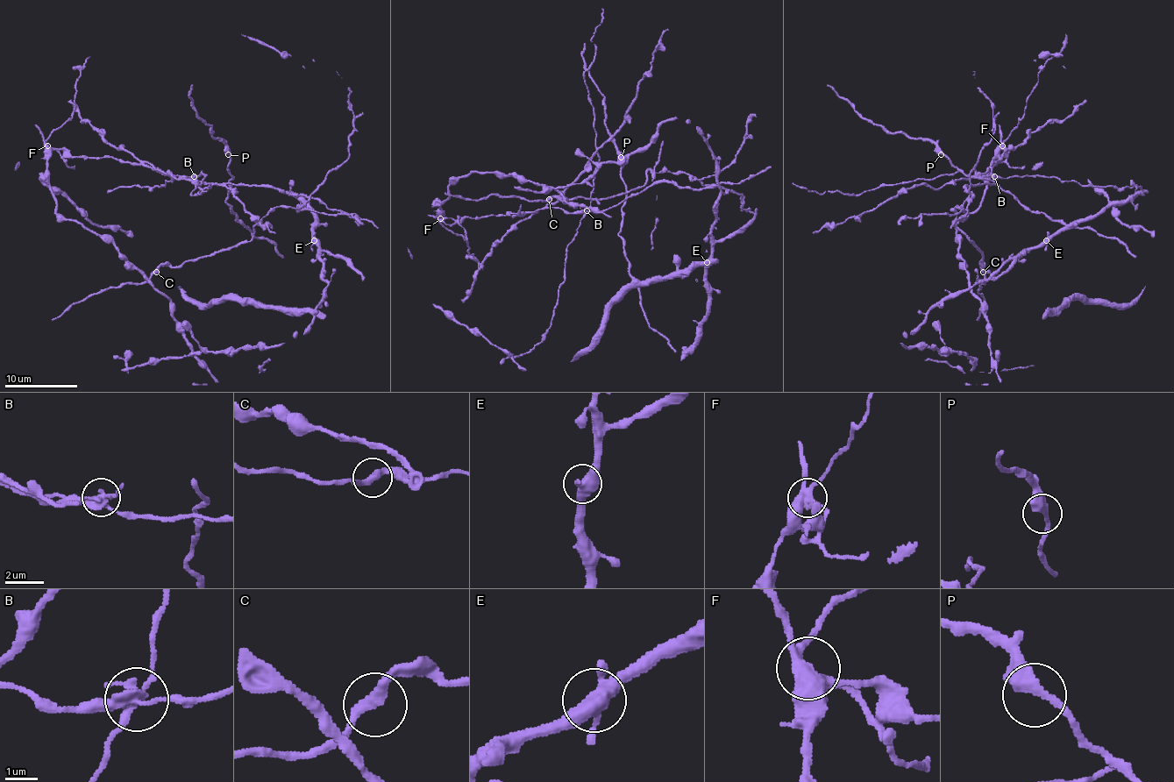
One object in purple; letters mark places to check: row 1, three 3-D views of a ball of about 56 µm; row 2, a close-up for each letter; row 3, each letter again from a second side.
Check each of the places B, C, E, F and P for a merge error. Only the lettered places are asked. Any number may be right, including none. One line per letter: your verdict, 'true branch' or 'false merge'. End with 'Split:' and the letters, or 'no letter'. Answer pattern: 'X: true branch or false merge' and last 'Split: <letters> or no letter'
B: false merge
C: true branch
E: true branch
F: false merge
P: true branch
Split: B, F

